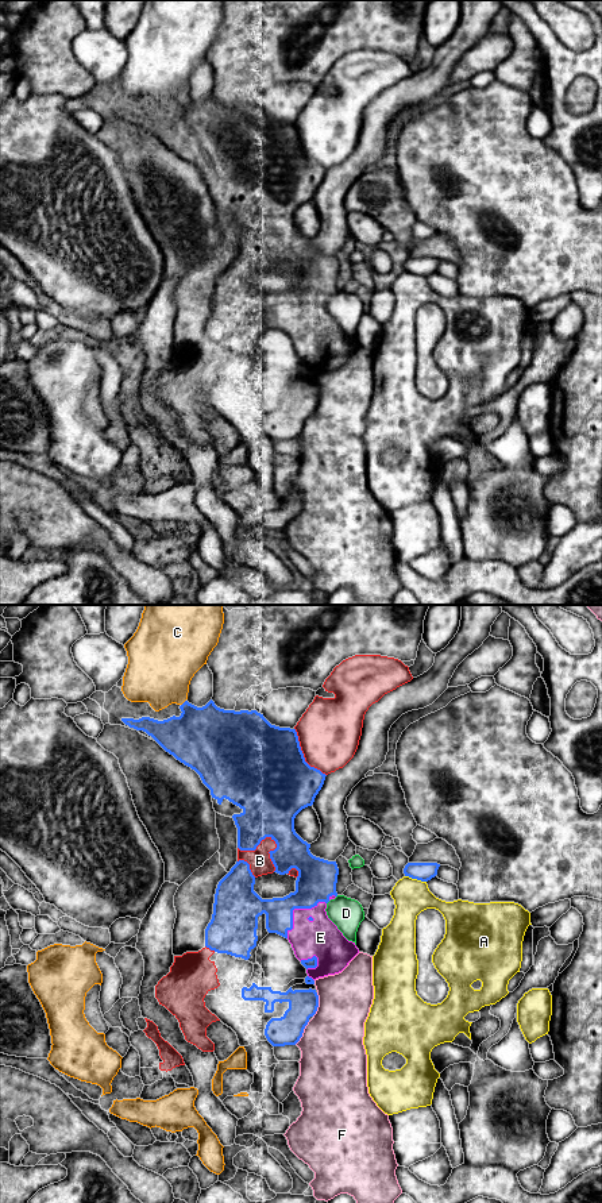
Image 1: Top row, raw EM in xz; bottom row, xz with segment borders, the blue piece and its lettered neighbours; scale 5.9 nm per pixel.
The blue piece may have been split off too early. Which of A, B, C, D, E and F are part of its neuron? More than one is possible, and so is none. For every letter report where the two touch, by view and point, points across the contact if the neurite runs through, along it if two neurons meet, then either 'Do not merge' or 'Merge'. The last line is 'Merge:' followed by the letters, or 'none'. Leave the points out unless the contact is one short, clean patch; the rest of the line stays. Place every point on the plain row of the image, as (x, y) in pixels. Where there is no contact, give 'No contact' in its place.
A: Touches blue at xz (416, 273). Do not merge
B: Touches blue at xz (270, 231). Do not merge
C: Touches blue at xz (184, 97). Do not merge
D: No contact. Do not merge
E: Touches blue at xz (296, 303). Merge
F: Touches blue at xz (317, 400). Do not merge
Merge: E

